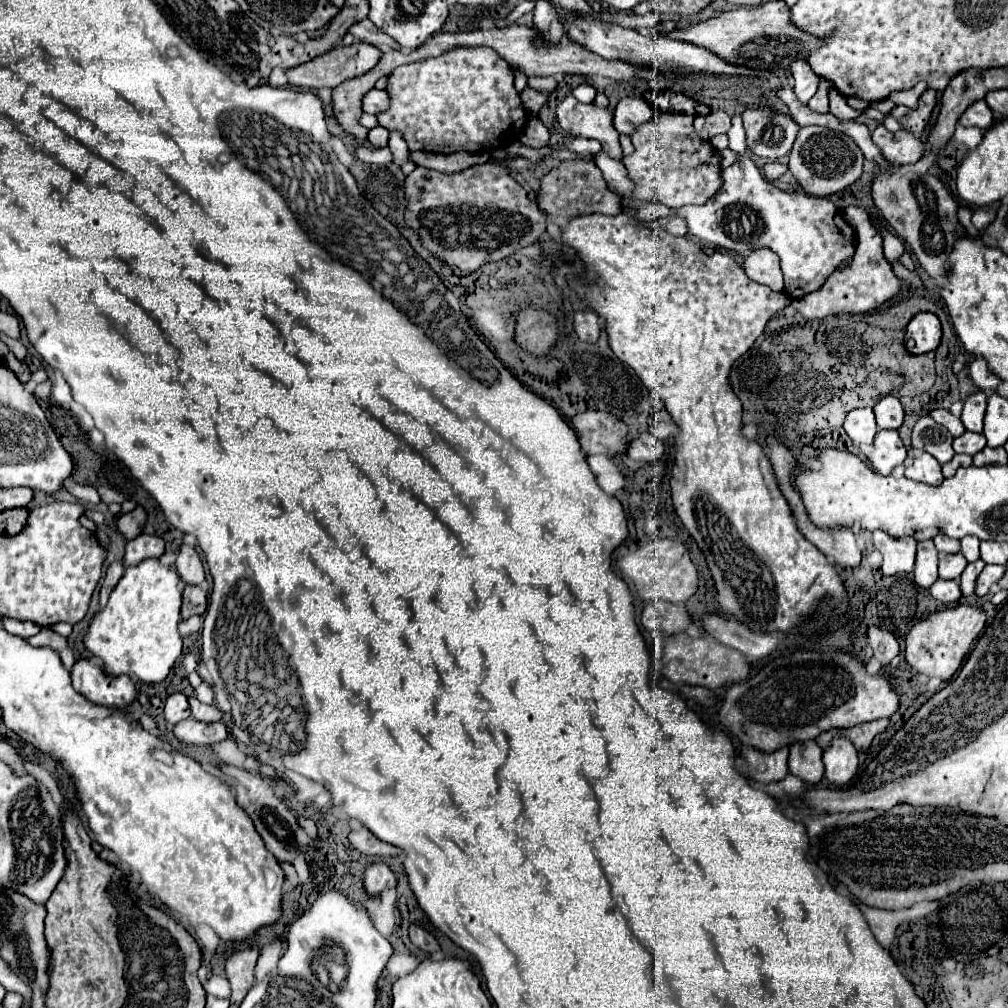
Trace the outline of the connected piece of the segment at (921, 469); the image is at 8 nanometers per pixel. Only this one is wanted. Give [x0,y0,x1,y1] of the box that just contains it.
[905,452,943,484]

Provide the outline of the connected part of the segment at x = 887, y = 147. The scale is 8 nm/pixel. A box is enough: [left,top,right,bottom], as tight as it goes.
[873,124,925,164]

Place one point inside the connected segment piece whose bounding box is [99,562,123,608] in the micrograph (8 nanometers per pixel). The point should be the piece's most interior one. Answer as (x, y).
(114, 572)

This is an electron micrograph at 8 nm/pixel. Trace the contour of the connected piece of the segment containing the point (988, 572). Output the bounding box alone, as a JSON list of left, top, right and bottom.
[975,566,1005,596]

